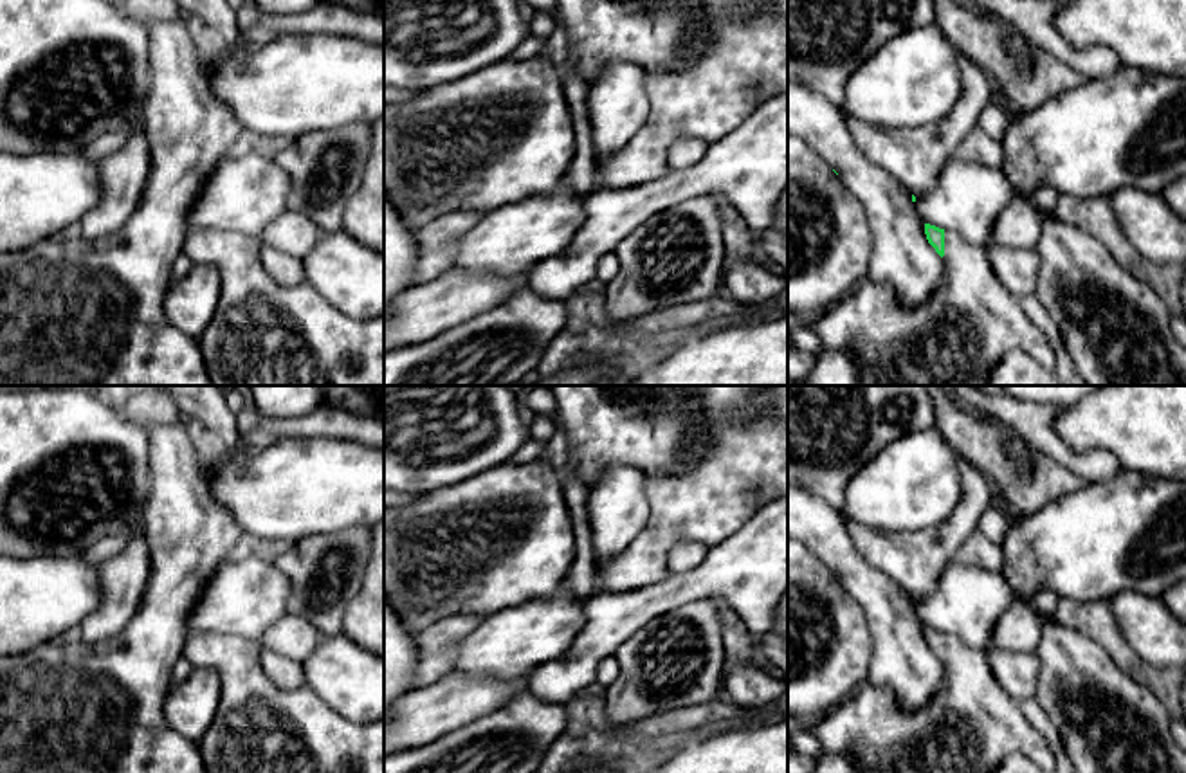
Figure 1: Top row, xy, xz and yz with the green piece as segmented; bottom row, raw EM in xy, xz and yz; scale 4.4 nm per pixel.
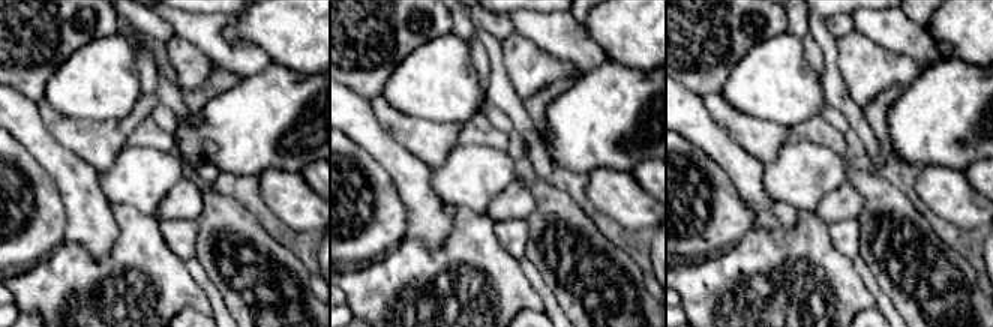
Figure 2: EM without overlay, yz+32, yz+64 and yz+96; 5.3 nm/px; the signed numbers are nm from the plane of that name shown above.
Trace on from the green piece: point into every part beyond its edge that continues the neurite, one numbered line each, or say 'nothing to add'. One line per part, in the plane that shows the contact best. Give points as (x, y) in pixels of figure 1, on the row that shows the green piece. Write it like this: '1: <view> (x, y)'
1: yz (970, 321)

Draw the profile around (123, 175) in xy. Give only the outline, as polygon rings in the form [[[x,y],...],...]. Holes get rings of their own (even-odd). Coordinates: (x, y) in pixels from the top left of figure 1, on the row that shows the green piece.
[[[142,114],[124,130],[128,132],[124,144],[97,162],[101,196],[79,220],[81,238],[87,241],[103,238],[123,227],[142,200],[151,173]]]

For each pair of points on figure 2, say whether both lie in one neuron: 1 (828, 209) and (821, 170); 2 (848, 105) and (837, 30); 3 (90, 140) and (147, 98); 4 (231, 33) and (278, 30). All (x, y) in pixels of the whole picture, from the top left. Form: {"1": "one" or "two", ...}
{"1": "one", "2": "two", "3": "one", "4": "one"}

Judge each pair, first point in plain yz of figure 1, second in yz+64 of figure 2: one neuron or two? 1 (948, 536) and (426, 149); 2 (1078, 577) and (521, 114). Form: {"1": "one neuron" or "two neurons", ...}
{"1": "one neuron", "2": "two neurons"}

